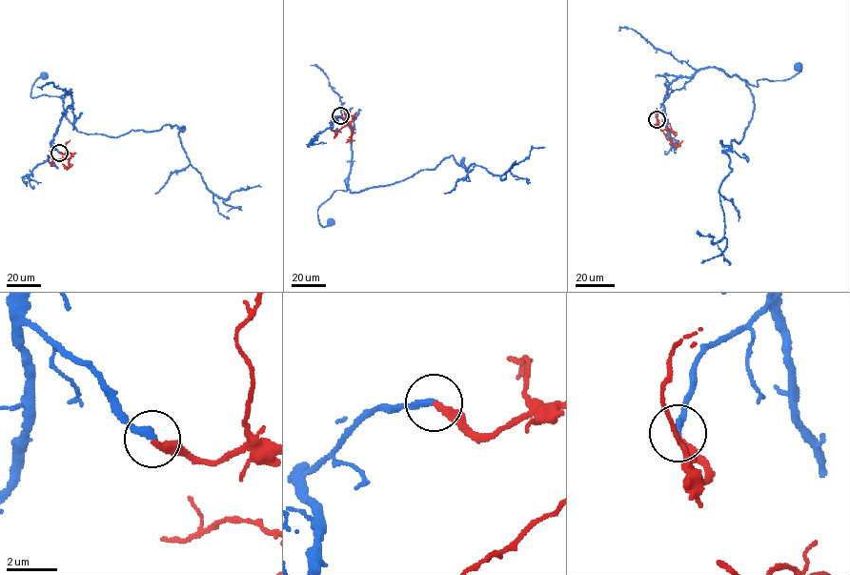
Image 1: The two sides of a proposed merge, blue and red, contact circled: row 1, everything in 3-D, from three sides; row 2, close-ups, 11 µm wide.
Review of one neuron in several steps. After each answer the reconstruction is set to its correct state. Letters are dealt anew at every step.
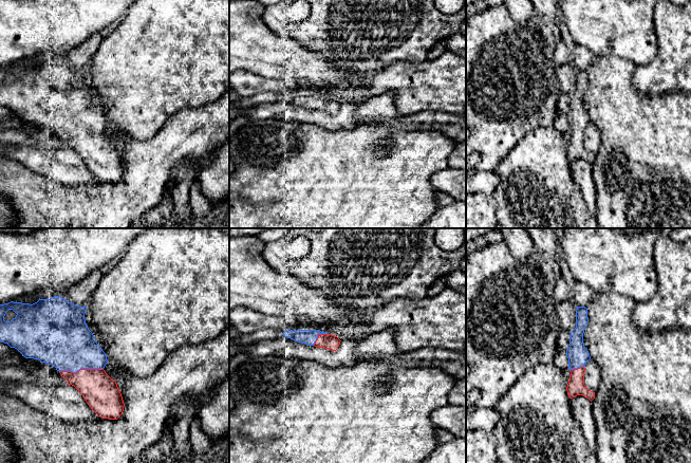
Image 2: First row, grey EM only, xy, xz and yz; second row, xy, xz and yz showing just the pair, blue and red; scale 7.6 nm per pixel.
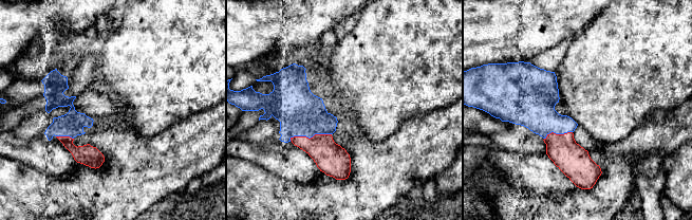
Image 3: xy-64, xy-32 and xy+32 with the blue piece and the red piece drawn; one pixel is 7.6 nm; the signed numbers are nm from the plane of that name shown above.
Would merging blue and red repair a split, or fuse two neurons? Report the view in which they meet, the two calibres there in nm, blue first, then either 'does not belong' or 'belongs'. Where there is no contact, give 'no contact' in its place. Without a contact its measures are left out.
xy | 420/260 nm | belongs

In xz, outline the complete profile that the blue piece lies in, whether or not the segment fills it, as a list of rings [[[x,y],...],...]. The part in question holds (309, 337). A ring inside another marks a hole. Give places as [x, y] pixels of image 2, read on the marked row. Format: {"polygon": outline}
{"polygon": [[[287,329],[283,334],[297,342],[315,346],[318,348],[325,348],[331,351],[336,351],[340,345],[340,339],[332,334],[315,331],[315,330],[297,330]]]}

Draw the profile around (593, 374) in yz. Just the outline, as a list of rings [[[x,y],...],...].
[[[590,359],[584,368],[584,385],[589,390],[595,392],[601,383],[600,368],[593,359]]]

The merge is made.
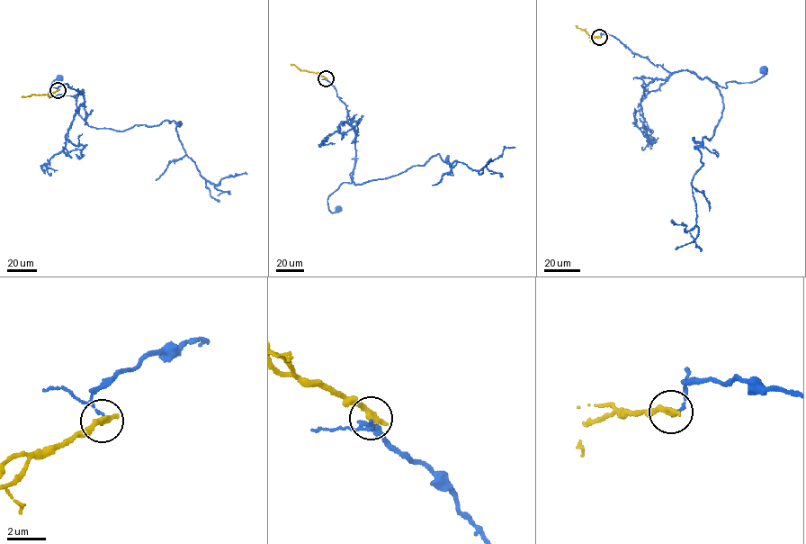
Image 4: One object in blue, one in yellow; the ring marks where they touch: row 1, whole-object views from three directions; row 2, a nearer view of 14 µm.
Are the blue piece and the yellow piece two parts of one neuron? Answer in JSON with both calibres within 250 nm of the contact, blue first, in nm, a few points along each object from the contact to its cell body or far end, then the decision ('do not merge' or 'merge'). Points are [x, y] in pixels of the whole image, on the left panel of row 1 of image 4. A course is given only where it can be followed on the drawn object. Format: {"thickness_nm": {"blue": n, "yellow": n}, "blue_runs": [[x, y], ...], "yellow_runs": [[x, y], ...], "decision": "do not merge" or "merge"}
{"thickness_nm": {"blue": 120, "yellow": 400}, "blue_runs": [[58, 90], [67, 84], [84, 95], [83, 89], [75, 97], [59, 95], [49, 96], [49, 87], [58, 77]], "yellow_runs": [[58, 90], [50, 95], [22, 96]], "decision": "do not merge"}

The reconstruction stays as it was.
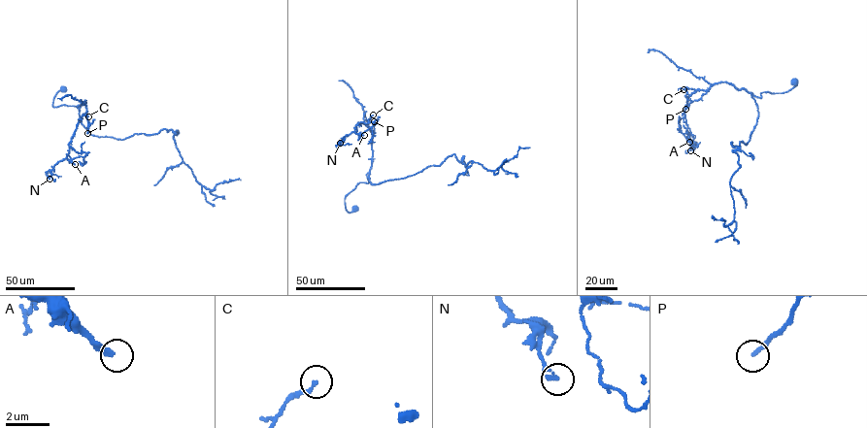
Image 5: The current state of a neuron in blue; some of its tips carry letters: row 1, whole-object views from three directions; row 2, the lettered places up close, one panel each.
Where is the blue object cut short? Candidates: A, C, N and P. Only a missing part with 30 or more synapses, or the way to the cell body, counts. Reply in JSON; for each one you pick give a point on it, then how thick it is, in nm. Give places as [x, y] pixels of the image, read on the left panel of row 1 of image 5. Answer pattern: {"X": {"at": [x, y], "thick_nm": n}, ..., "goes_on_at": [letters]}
{"A": {"at": [75, 164], "thick_nm": 220}, "goes_on_at": ["A"]}

